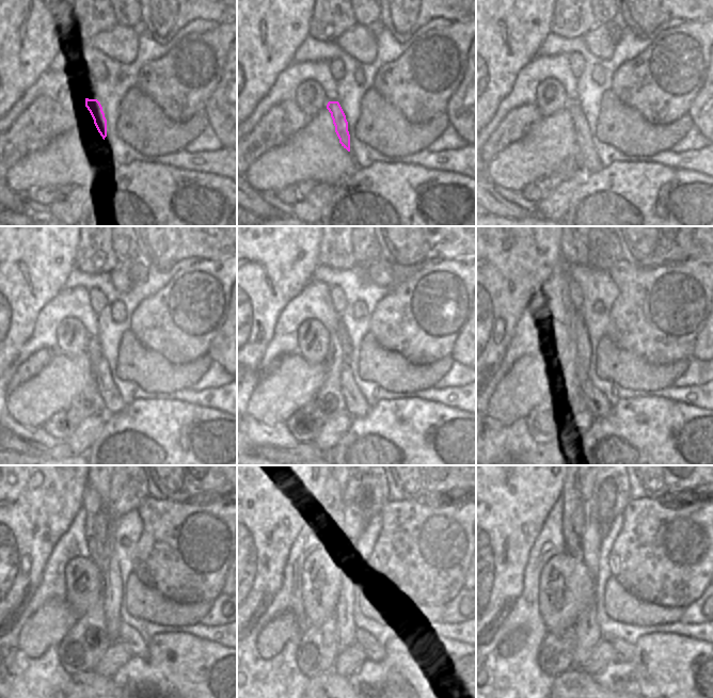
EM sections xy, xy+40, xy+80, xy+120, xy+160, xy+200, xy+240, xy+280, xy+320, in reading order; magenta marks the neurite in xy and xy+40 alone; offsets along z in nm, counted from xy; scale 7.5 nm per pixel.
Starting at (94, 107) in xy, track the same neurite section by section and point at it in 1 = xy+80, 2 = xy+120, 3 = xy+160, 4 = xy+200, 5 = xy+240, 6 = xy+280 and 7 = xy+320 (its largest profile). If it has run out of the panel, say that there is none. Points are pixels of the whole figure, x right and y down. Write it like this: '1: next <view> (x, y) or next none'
1: next xy+80 (589, 159)
2: next xy+120 (113, 403)
3: next xy+160 (357, 406)
4: next xy+200 (596, 402)
5: next xy+240 (136, 646)
6: next xy+280 (376, 648)
7: next xy+320 (623, 651)

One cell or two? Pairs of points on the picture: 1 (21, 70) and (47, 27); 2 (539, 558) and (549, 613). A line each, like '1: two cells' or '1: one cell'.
1: one cell
2: two cells

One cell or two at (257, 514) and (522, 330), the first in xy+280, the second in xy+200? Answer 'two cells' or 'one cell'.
two cells

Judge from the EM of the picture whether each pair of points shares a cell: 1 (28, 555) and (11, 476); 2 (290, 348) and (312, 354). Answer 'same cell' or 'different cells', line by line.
1: same cell
2: different cells

